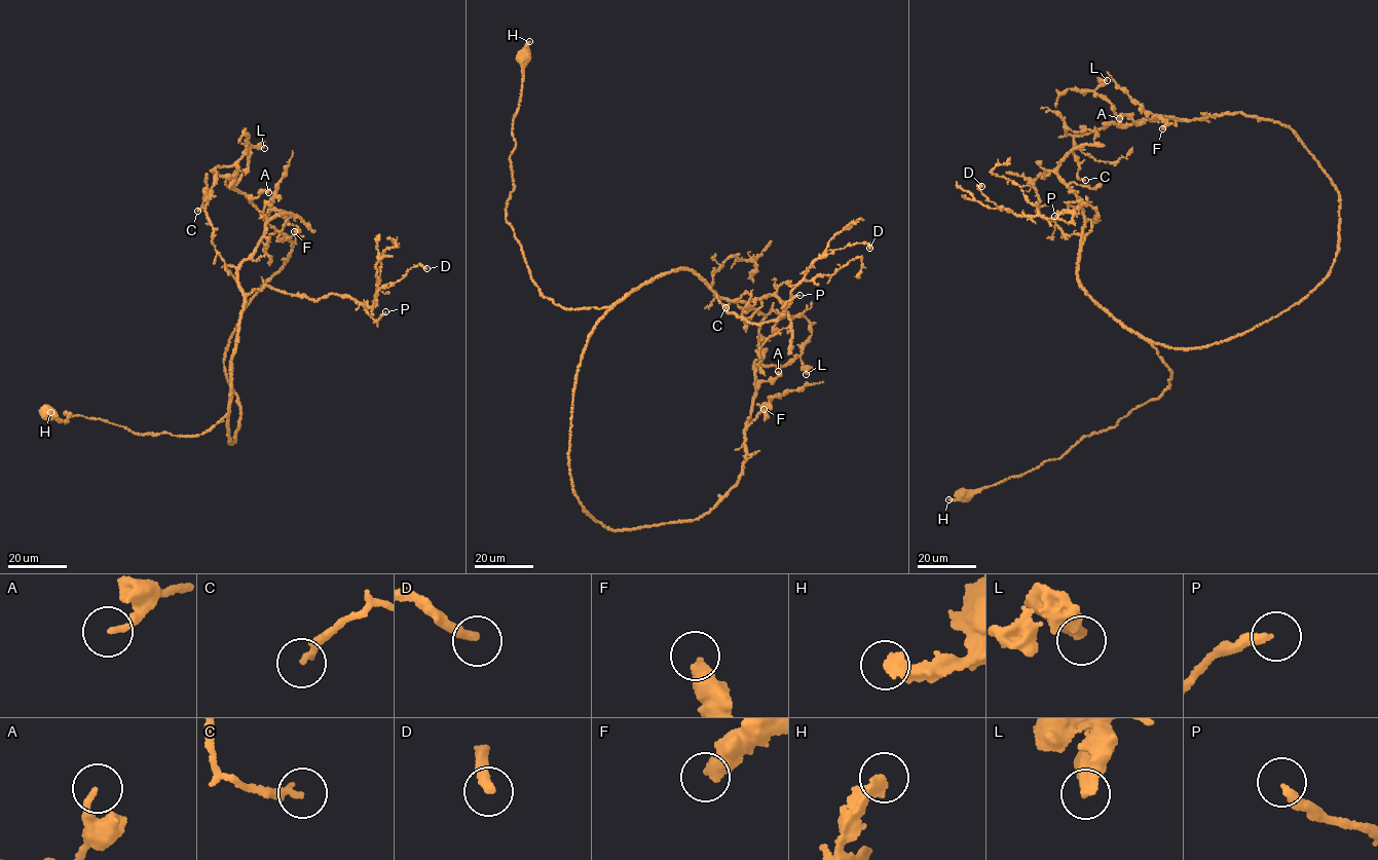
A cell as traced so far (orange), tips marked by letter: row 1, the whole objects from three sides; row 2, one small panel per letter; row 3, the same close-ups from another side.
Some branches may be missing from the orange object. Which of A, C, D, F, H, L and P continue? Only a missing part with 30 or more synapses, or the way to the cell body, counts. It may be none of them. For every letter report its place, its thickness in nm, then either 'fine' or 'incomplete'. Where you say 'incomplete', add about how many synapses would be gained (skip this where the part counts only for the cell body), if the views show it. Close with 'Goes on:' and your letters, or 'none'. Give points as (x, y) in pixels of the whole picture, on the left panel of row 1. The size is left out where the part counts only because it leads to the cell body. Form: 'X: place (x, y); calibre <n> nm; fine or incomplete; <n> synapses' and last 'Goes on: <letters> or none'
A: place (268, 192); calibre 170 nm; fine
C: place (197, 211); calibre 220 nm; fine
D: place (426, 268); calibre 280 nm; fine
F: place (294, 231); calibre 480 nm; fine
H: place (50, 412); calibre 360 nm; fine
L: place (264, 148); calibre 440 nm; fine
P: place (385, 311); calibre 280 nm; fine
Goes on: none

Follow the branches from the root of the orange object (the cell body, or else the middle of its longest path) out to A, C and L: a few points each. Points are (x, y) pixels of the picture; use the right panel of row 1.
A: (965, 495), (1161, 397), (1171, 373), (1152, 342), (1251, 330), (1334, 260), (1338, 191), (1288, 126), (1119, 118)
C: (965, 495), (1336, 255), (1337, 189), (1272, 120), (1105, 125), (1085, 180)
L: (965, 495), (1161, 397), (1152, 342), (1251, 330), (1335, 258), (1338, 191), (1292, 129), (1121, 124), (1107, 80)

